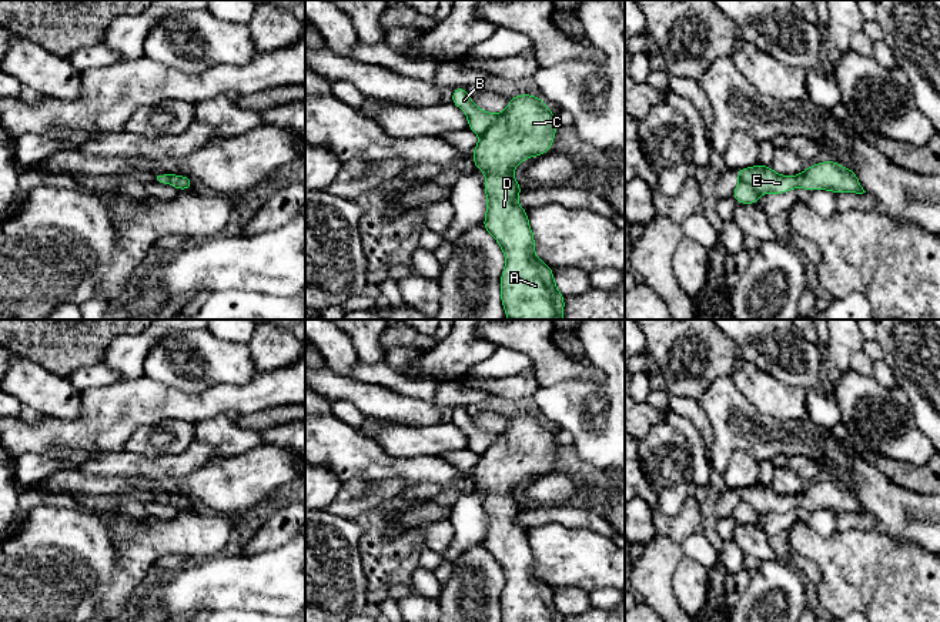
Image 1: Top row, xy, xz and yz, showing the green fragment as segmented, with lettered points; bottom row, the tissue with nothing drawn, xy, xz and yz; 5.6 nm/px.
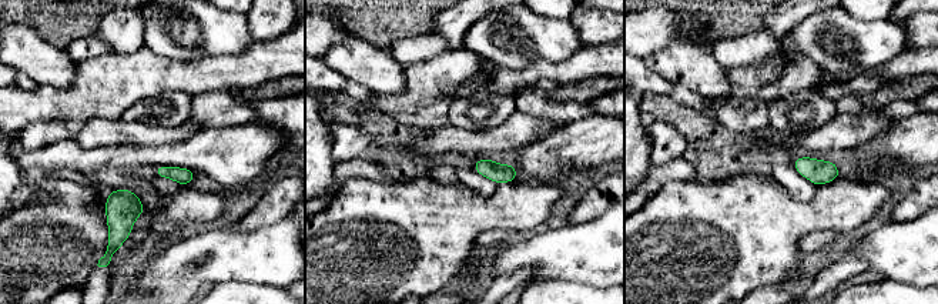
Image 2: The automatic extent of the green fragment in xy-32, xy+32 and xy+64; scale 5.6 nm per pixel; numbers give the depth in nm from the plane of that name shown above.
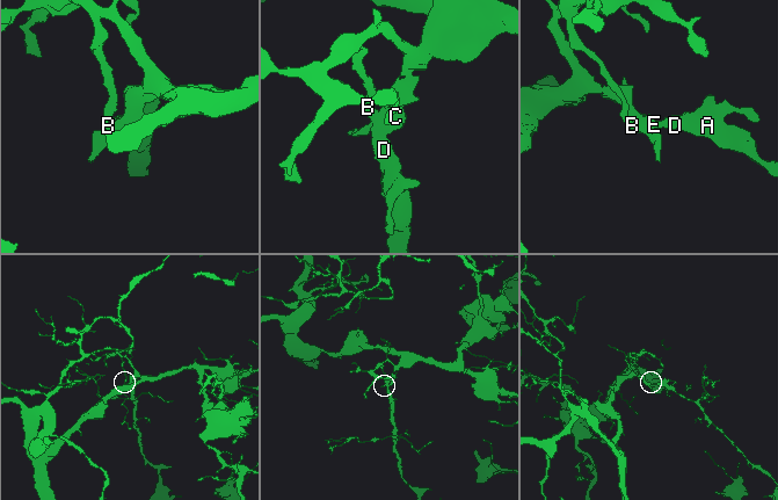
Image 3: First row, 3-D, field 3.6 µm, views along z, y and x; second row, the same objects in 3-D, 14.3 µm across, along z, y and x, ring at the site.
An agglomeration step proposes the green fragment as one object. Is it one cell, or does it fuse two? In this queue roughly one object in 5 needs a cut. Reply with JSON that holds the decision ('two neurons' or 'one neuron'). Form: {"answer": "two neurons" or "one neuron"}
{"answer": "one neuron"}

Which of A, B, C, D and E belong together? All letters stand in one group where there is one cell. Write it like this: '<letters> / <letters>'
A B C D E

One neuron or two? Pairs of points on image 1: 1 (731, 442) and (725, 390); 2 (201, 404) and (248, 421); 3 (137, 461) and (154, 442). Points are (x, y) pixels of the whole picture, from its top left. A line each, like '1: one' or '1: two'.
1: one
2: two
3: two

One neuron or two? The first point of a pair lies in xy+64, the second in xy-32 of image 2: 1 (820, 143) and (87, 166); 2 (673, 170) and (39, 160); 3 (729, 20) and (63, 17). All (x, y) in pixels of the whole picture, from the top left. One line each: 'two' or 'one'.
1: two
2: two
3: one

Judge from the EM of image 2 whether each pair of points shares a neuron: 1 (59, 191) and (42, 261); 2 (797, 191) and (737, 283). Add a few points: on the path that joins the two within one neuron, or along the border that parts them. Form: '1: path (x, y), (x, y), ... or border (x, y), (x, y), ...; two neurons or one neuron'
1: path (59, 209), (59, 236), (50, 244); one neuron
2: border (771, 177), (800, 201), (808, 201), (817, 191); two neurons

